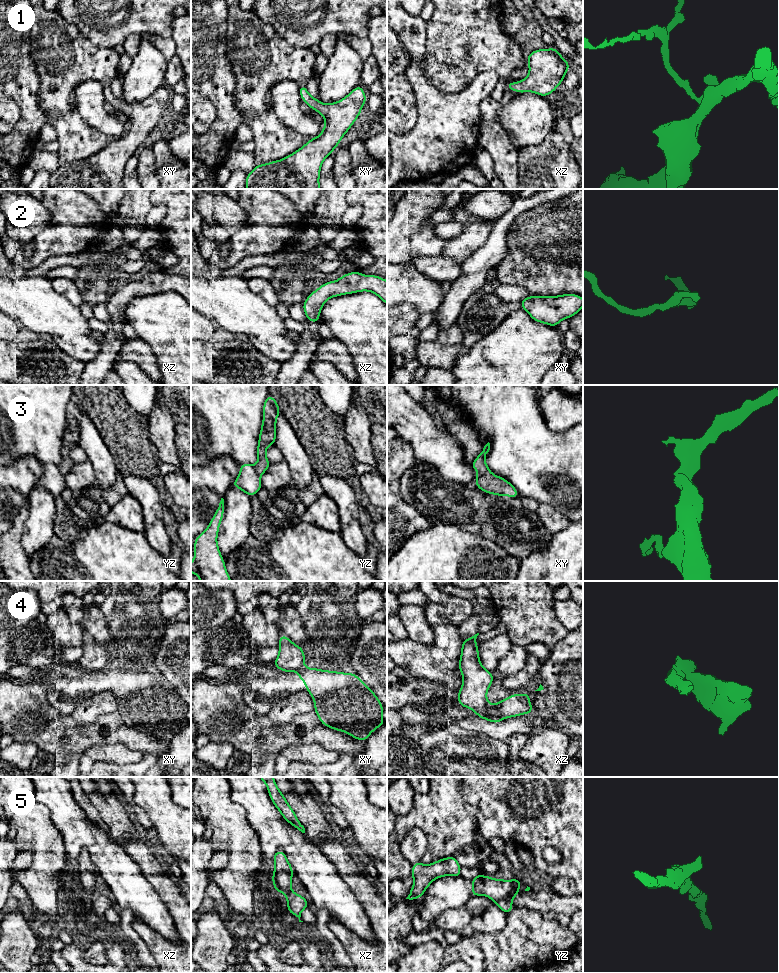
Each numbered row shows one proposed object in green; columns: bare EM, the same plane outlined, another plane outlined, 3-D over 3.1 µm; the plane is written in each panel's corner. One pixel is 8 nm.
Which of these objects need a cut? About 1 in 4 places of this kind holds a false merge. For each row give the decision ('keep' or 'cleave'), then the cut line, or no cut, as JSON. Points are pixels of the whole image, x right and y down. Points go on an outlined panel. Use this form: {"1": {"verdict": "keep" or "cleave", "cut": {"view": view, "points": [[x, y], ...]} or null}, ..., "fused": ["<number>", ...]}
{"1": {"verdict": "keep", "cut": null}, "2": {"verdict": "keep", "cut": null}, "3": {"verdict": "keep", "cut": null}, "4": {"verdict": "cleave", "cut": {"view": "xz", "points": [[491, 705], [492, 712], [502, 718]]}}, "5": {"verdict": "keep", "cut": null}, "fused": ["4"]}

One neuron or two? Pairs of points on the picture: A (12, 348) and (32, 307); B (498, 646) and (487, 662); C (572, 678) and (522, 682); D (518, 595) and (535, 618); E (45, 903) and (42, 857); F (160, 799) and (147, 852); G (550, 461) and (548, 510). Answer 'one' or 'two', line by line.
A: two
B: one
C: two
D: one
E: one
F: two
G: two

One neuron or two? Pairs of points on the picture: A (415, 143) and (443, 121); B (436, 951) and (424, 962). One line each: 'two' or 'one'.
A: one
B: one

